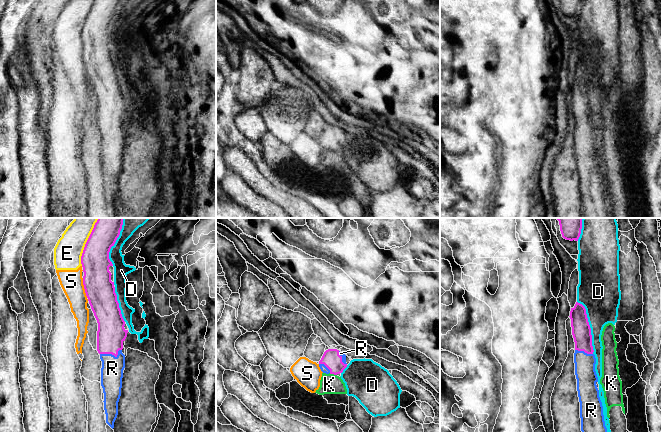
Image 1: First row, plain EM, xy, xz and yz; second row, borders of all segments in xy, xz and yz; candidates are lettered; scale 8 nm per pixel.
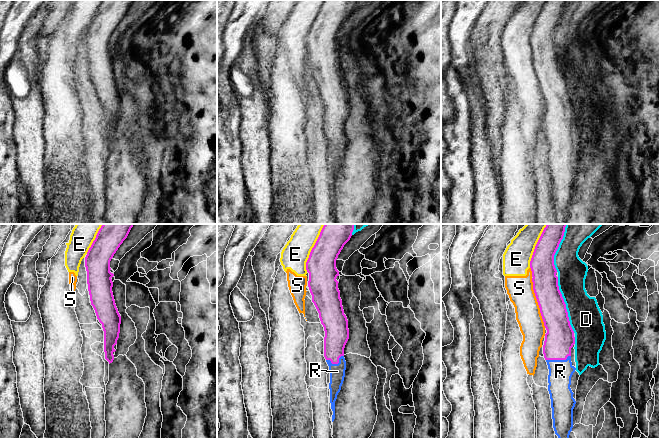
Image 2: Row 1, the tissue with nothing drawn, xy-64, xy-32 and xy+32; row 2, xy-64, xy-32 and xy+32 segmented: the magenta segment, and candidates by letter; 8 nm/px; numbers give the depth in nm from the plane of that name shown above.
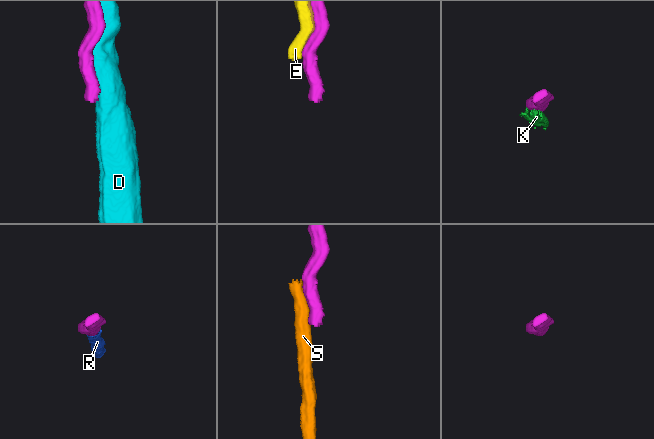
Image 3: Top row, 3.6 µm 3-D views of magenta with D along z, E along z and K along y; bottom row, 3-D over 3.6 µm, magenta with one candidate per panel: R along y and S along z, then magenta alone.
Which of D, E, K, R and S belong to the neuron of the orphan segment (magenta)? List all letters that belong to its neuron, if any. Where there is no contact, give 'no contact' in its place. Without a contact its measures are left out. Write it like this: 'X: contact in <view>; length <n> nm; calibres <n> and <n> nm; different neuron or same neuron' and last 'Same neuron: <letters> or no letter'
D: contact in yz; length 440 nm; calibres 160 and 300 nm; different neuron
E: contact in xy; length 360 nm; calibres 220 and 220 nm; different neuron
K: contact in xz; length 70 nm; calibres 150 and 160 nm; different neuron
R: contact in xy; length 180 nm; calibres 220 and 180 nm; same neuron
S: contact in xy; length 170 nm; calibres 240 and 190 nm; different neuron
Same neuron: R

